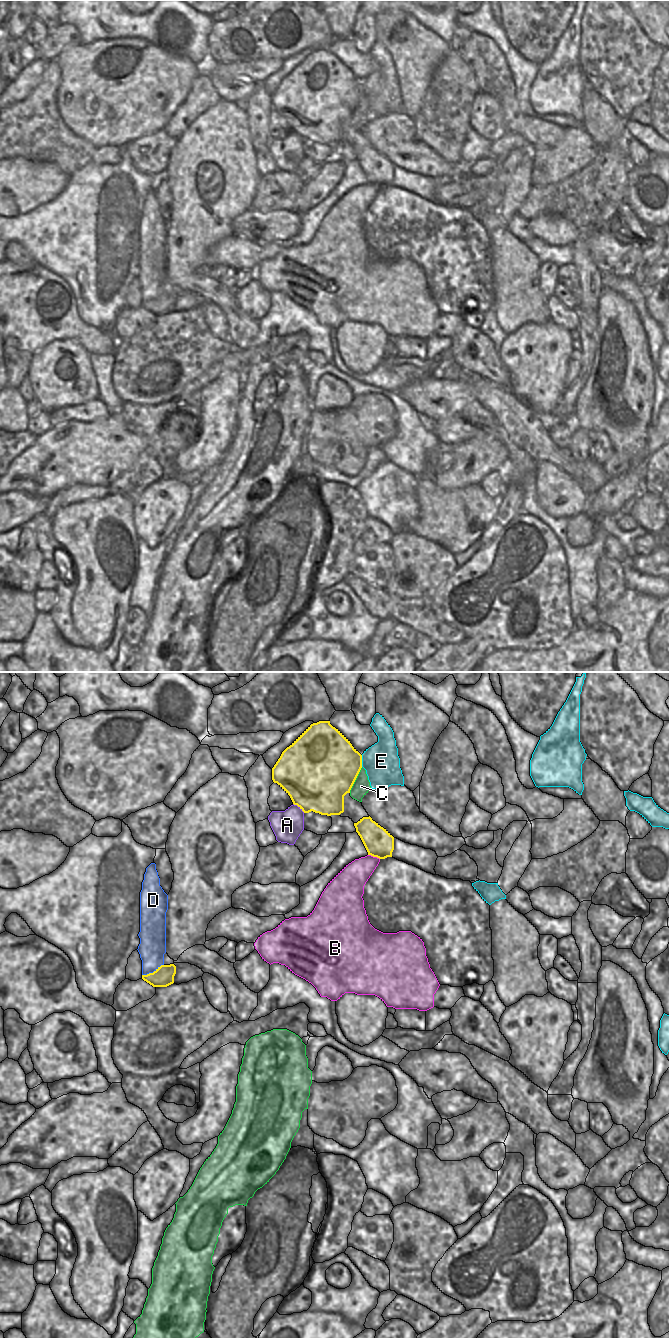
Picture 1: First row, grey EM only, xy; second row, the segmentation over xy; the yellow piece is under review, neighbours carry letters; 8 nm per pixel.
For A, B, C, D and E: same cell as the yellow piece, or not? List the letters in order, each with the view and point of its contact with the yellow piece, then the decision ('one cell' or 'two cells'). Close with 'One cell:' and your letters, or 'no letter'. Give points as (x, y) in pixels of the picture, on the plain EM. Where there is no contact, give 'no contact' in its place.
A: meets yellow in xy at (299, 134); two cells
B: meets yellow in xy at (374, 184); two cells
C: meets yellow in xy at (355, 107); two cells
D: meets yellow in xy at (153, 300); two cells
E: meets yellow in xy at (361, 89); two cells
One cell: no letter

